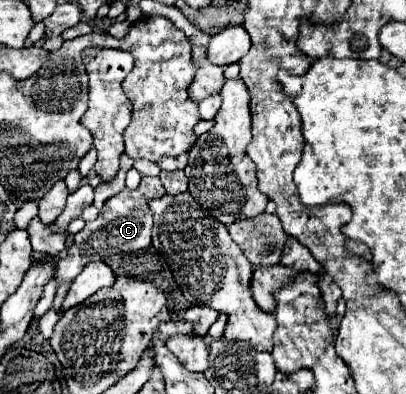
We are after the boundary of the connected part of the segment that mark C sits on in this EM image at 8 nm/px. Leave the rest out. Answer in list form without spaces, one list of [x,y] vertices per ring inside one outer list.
[[[142,177],[138,189],[124,189],[118,195],[110,197],[104,207],[100,209],[100,215],[94,221],[88,221],[86,227],[74,235],[74,241],[68,249],[68,257],[56,263],[56,297],[54,297],[54,309],[58,315],[62,315],[62,299],[72,283],[72,279],[82,271],[82,267],[90,261],[102,261],[116,253],[134,253],[150,247],[150,233],[152,233],[152,213],[148,209],[148,201],[154,197],[162,197],[166,191],[158,177]]]

